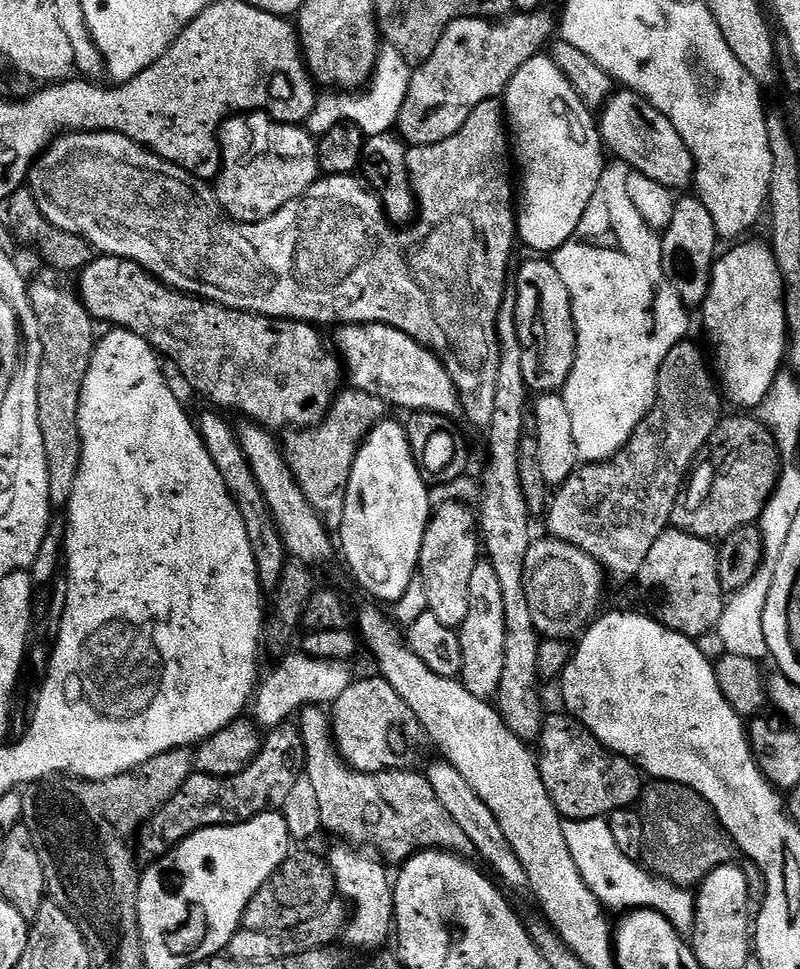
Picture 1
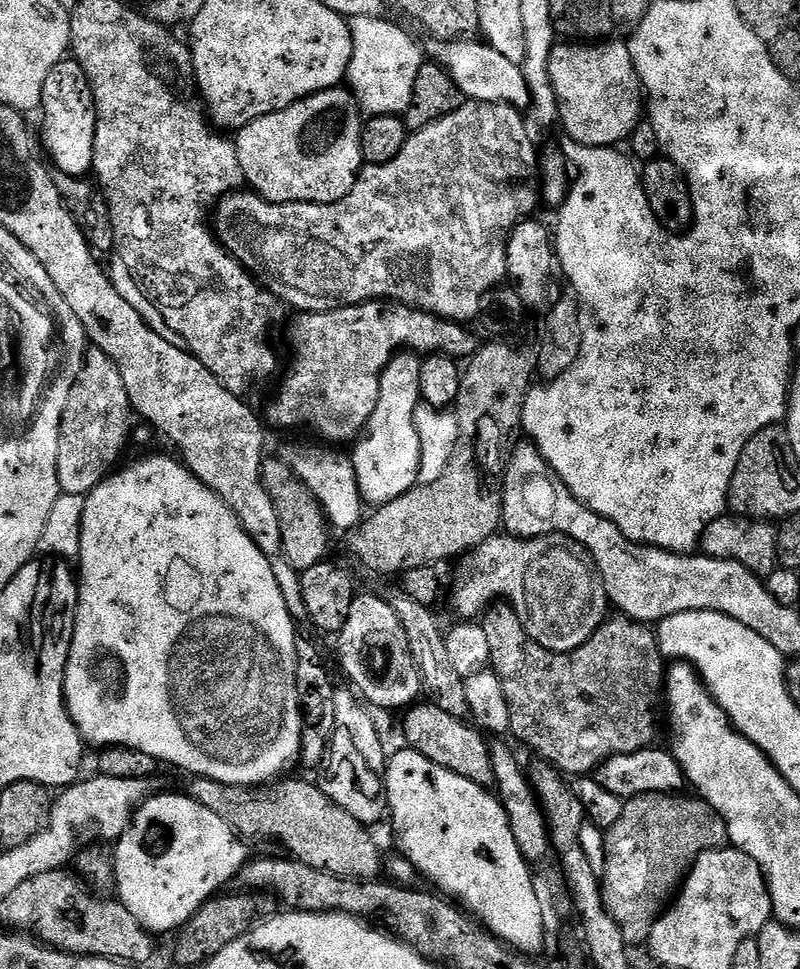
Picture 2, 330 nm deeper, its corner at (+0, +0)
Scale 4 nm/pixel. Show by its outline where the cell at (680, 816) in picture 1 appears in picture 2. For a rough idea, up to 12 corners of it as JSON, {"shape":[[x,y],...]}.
{"shape":[[699,795],[627,797],[604,905],[647,945],[696,859],[729,843]]}

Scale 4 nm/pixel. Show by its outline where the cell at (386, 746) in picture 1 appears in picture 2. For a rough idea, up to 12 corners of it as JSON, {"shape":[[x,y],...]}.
{"shape":[[431,702],[403,713],[403,743],[478,786],[495,785],[481,729]]}

